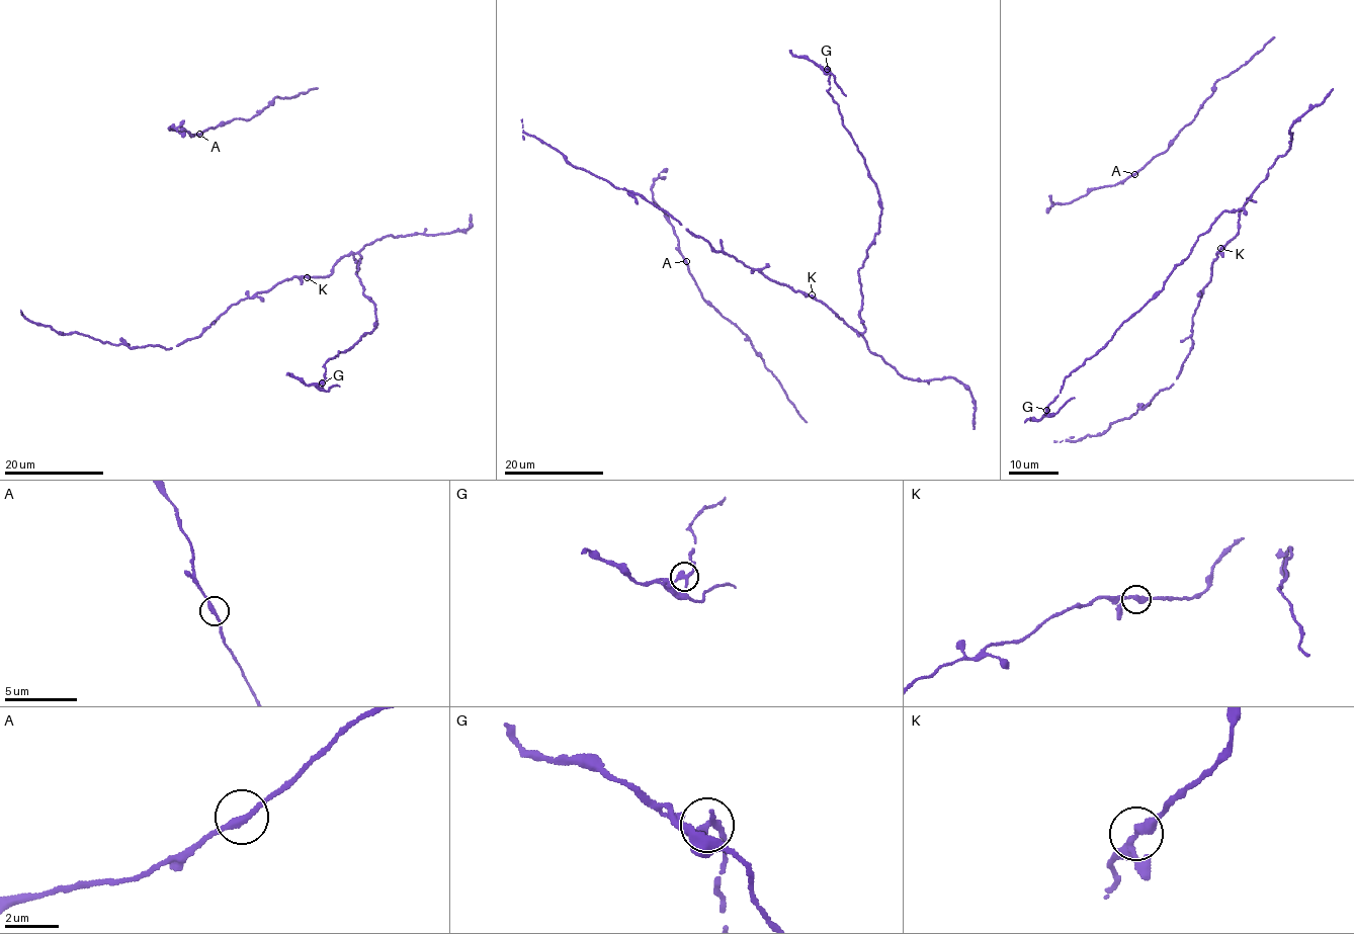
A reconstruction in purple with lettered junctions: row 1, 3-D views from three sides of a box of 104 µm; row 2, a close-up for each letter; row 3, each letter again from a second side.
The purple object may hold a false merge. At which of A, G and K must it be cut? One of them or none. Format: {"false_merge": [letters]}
{"false_merge": ["G"]}

